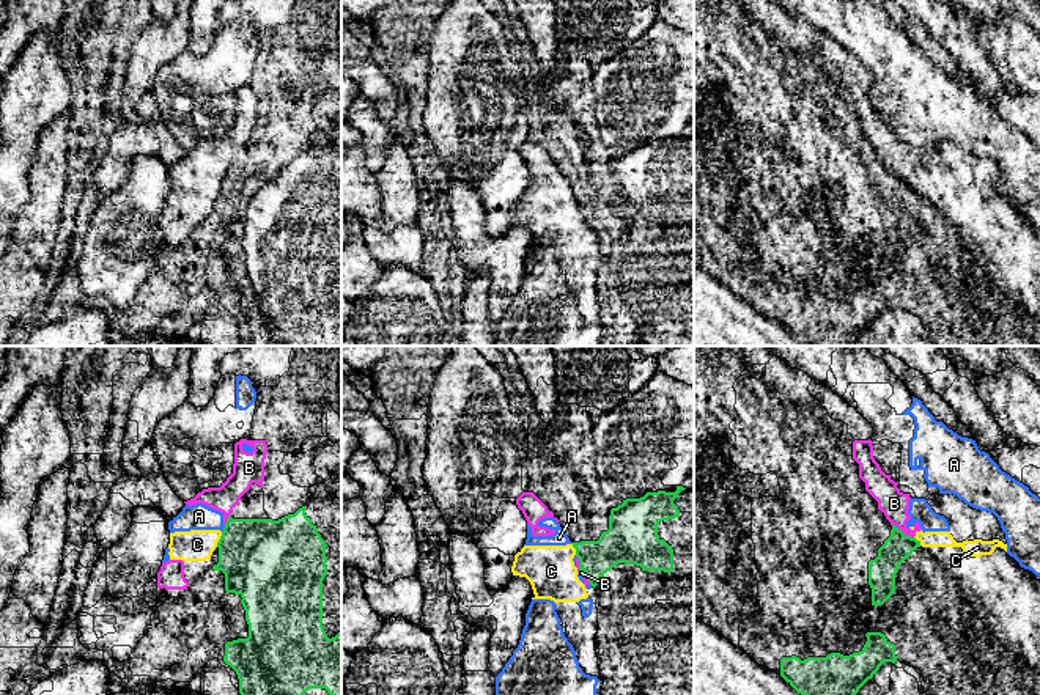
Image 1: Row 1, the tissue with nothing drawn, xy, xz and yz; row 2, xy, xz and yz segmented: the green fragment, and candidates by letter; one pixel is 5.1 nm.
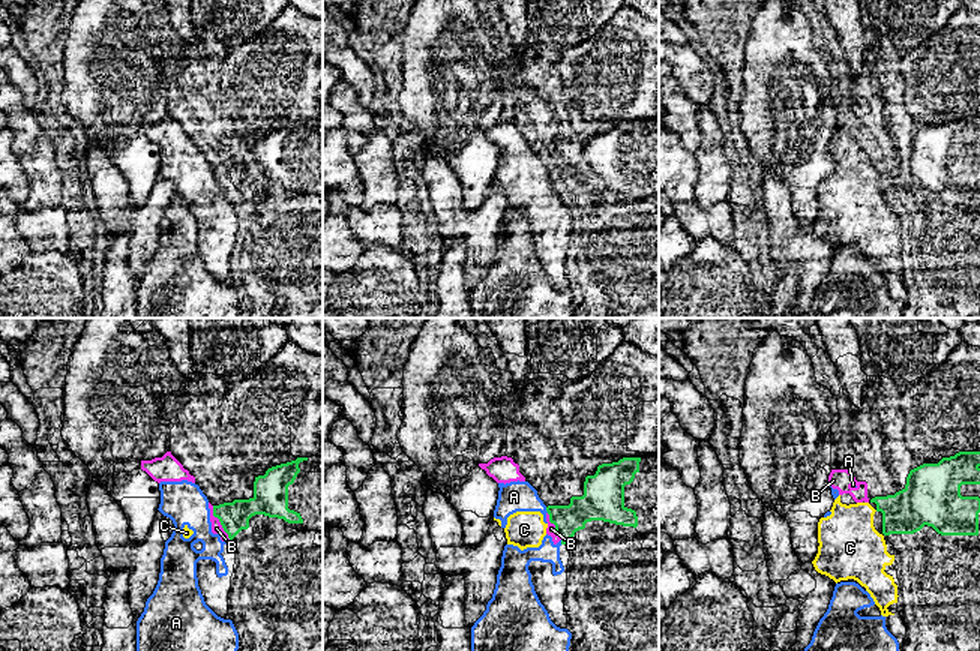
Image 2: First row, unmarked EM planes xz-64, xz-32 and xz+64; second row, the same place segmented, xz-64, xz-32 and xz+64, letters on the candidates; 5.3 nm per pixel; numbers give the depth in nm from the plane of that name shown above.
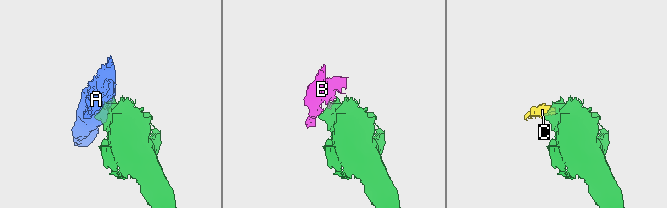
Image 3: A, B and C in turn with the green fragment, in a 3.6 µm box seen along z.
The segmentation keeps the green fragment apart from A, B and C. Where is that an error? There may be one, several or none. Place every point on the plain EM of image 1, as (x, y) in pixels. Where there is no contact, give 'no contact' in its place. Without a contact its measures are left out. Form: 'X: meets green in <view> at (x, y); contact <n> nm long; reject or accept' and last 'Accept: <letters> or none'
A: meets green in xy at (224, 176); contact 40 nm long; reject
B: meets green in yz at (903, 181); contact 100 nm long; reject
C: meets green in xy at (219, 187); contact 90 nm long; reject
Accept: none

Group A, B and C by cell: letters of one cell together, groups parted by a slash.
A / B C

